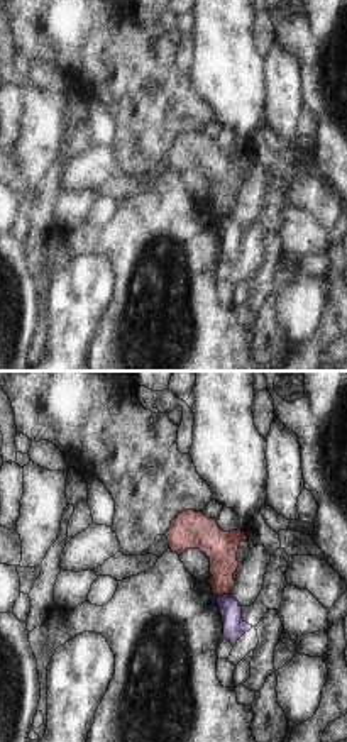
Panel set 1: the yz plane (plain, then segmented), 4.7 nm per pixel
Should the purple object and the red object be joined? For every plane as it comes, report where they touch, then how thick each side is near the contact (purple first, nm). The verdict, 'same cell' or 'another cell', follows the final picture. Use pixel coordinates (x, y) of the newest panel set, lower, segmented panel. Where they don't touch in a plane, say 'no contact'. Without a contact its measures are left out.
(224, 595) | 110/160 nm

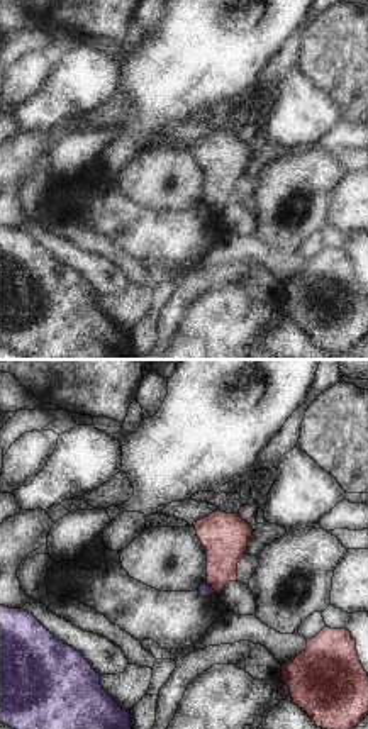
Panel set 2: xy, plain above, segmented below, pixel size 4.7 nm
(209, 585) | 70/220 nm

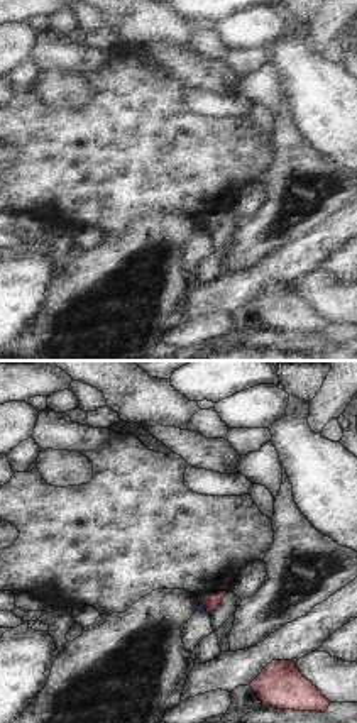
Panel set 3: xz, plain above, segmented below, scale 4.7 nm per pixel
(202, 605) | 30/80 nm

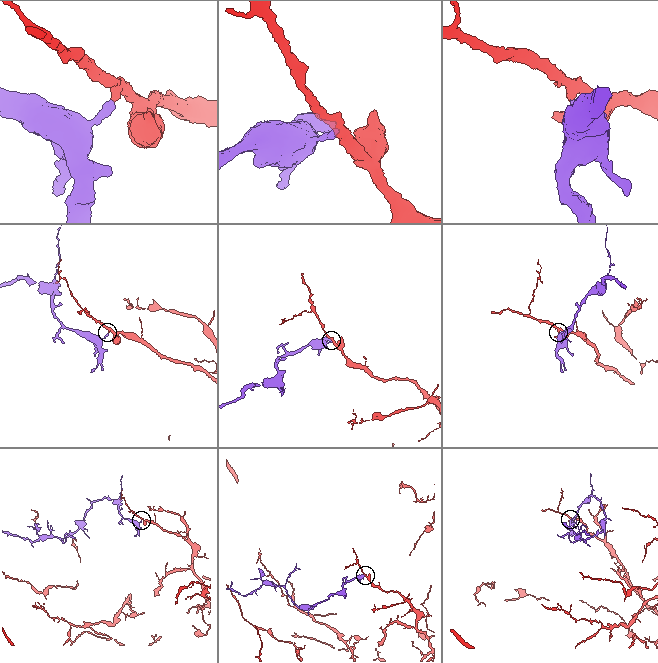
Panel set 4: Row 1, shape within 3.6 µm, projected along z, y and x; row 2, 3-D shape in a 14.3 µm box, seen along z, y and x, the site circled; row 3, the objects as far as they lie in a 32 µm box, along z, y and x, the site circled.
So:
another cell

